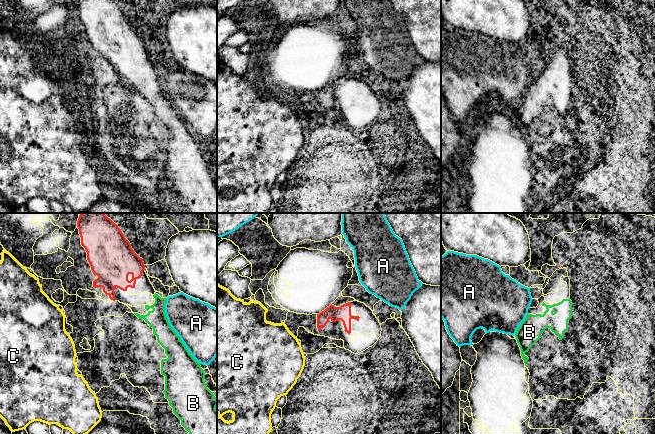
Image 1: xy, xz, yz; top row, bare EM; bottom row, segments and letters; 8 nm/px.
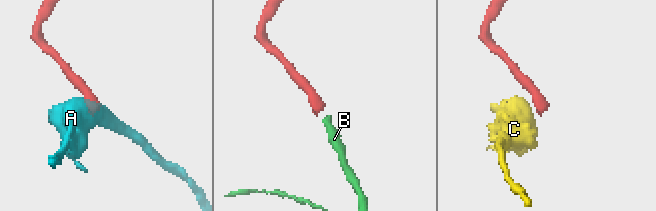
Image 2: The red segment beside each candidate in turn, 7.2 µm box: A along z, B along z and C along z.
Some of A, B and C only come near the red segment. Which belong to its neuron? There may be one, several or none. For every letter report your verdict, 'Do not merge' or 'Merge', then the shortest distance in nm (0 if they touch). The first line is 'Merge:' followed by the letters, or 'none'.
Merge: B
A: Do not merge. Distance 160 nm
B: Merge. Distance 160 nm
C: Do not merge. Distance 180 nm

